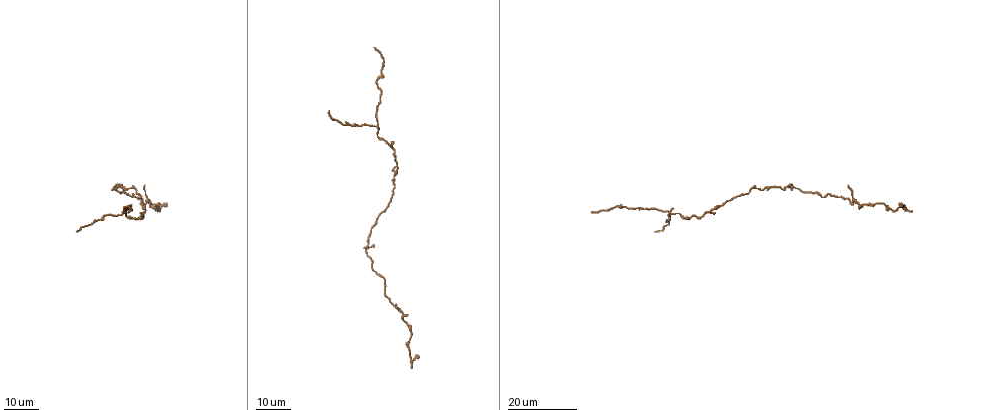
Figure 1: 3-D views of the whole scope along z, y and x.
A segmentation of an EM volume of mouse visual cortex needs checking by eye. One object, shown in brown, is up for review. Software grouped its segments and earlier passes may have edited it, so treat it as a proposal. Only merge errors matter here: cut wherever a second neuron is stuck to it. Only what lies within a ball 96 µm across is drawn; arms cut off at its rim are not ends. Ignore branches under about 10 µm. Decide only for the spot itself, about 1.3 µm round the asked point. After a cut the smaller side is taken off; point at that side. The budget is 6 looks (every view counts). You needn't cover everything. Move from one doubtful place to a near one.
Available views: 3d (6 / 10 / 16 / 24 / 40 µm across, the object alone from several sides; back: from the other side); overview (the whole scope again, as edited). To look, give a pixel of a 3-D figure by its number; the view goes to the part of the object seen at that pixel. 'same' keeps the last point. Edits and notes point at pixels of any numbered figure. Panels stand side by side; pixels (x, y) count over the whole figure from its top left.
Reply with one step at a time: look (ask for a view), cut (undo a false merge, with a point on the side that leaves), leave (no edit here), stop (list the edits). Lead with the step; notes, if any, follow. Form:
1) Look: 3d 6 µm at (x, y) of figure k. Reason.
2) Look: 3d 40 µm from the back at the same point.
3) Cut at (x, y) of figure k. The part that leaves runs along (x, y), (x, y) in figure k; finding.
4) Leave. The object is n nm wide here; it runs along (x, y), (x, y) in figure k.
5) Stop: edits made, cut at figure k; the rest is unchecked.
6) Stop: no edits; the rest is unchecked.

Look: 3d 24 µm at (395, 176) of figure 1. Thin neck.

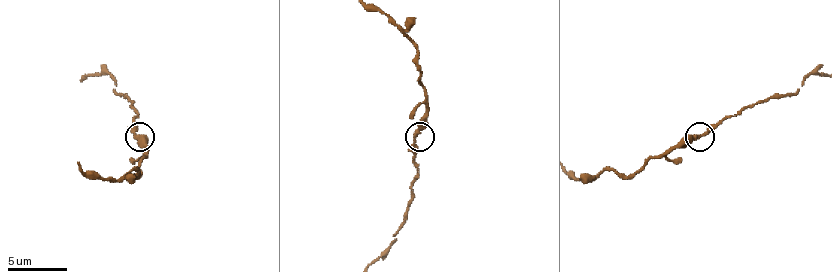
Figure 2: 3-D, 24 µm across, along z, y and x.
Look: 3d 6 µm at (134, 135) of figure 2.

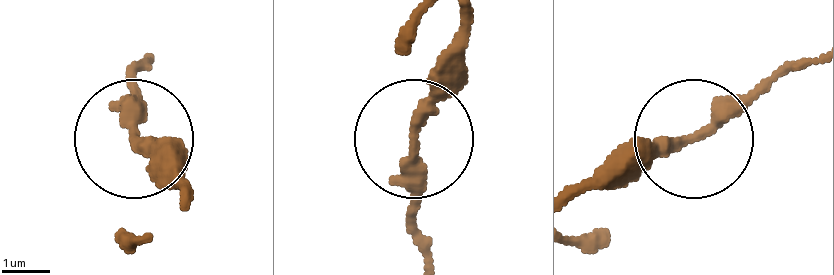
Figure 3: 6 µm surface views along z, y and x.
Leave. It runs along (428, 258), (416, 127), (460, 47) in figure 3; continuous, no second neuron.

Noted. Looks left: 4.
Look: 3d 6 µm at (410, 36) of figure 2. Sudden change in width.

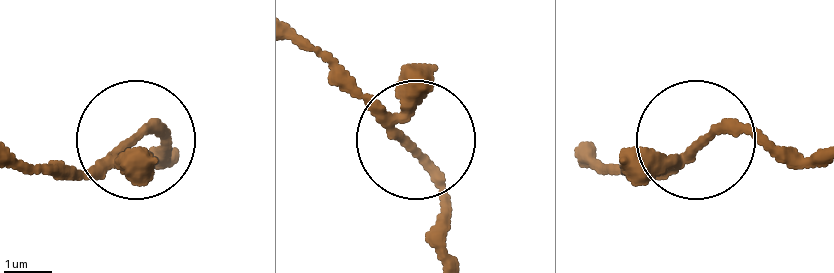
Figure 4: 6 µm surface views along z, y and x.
Leave. The object is 210 nm wide here; it runs along (174, 149), (146, 134), (106, 161), (51, 169) in figure 4; one neuron here.

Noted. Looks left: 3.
Look: 3d 16 µm at (671, 211) of figure 1. Looks like a crossing.

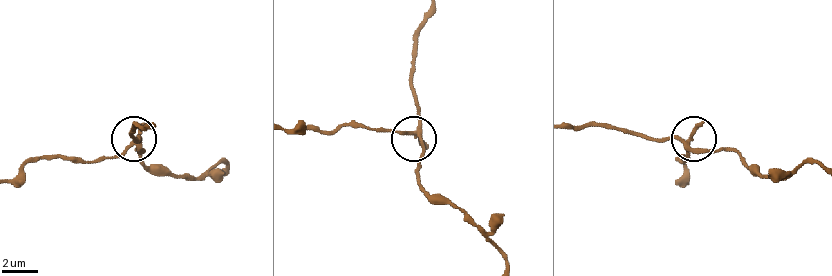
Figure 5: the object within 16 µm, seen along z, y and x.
Look: 3d 10 µm at (418, 131) of figure 5. Closer look.

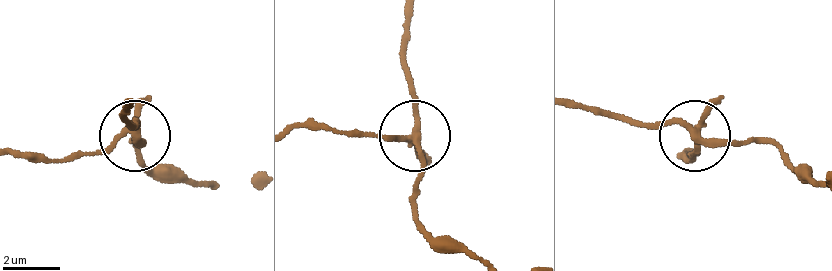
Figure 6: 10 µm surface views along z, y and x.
Cut at (147, 96) of figure 6. The object is 220 nm wide here; the part that leaves runs along (125, 129), (84, 155), (48, 162), (13, 155) in figure 6; two neurons meet here.

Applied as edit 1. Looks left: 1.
Stop: edits made, cut at figure 6; the rest is unchecked.

